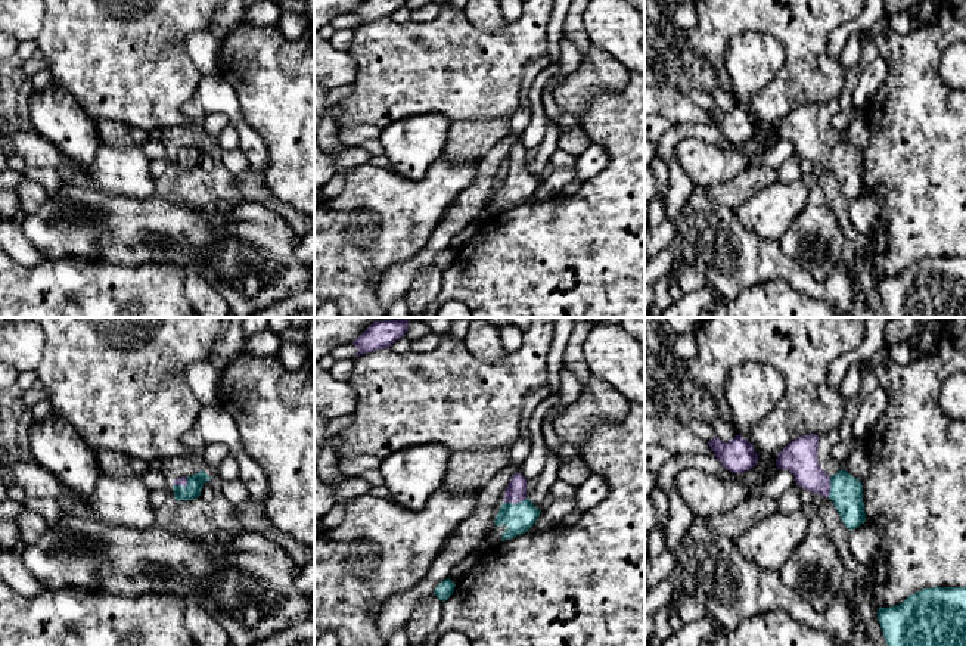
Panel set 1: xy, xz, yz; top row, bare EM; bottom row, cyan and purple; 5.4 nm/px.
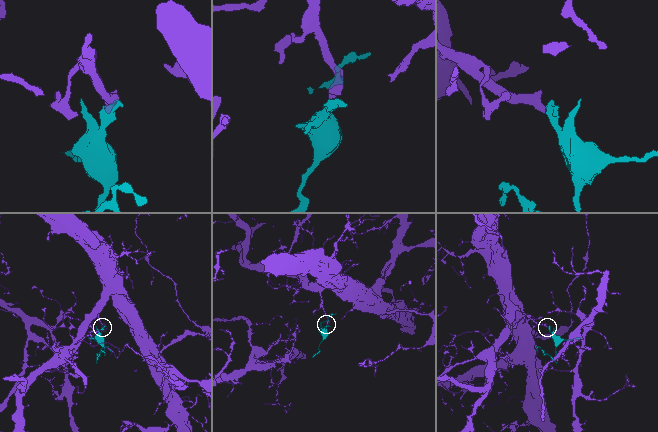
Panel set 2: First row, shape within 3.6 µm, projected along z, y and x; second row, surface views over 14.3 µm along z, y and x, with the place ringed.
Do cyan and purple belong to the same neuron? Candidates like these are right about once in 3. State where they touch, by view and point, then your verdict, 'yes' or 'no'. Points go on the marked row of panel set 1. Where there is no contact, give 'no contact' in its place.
meets cyan in xz at (513, 505); yes

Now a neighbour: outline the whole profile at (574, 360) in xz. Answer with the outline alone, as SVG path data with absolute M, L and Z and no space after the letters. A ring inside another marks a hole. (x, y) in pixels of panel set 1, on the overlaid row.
M575 317L575 327L569 336L563 366L566 366L578 379L581 388L591 378L591 372L584 360L583 344L591 330L591 323L588 317Z

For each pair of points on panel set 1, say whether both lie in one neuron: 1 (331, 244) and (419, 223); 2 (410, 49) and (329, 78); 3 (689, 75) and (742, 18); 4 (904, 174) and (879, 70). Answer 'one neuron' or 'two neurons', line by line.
1: one neuron
2: two neurons
3: two neurons
4: two neurons

